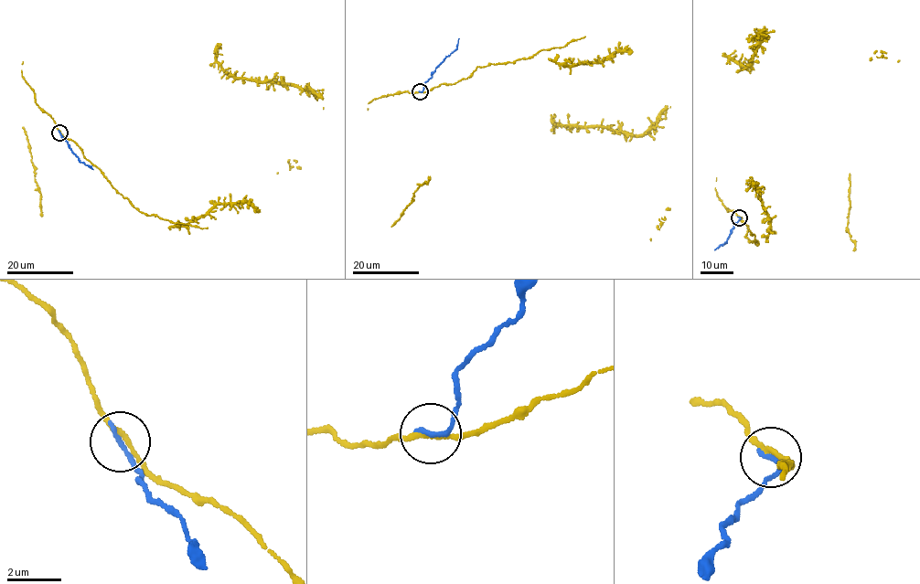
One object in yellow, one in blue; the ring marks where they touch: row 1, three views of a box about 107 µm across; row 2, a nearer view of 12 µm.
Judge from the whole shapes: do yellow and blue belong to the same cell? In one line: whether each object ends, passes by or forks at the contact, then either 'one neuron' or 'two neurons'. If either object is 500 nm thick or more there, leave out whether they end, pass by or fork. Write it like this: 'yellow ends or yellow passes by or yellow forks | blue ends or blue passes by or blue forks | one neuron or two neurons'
yellow passes by | blue ends | two neurons

